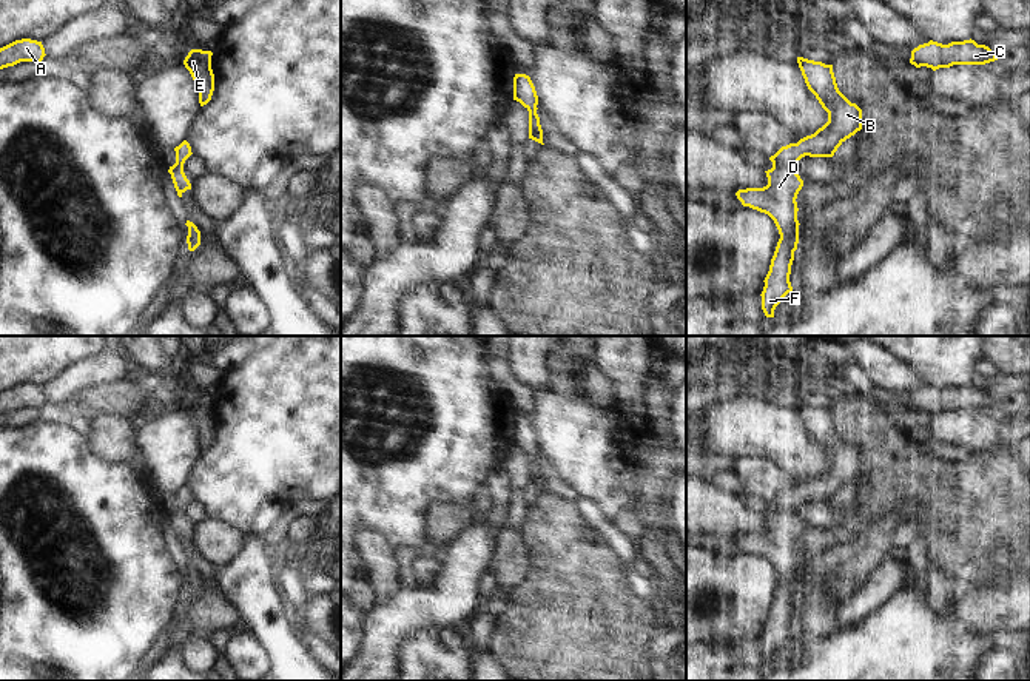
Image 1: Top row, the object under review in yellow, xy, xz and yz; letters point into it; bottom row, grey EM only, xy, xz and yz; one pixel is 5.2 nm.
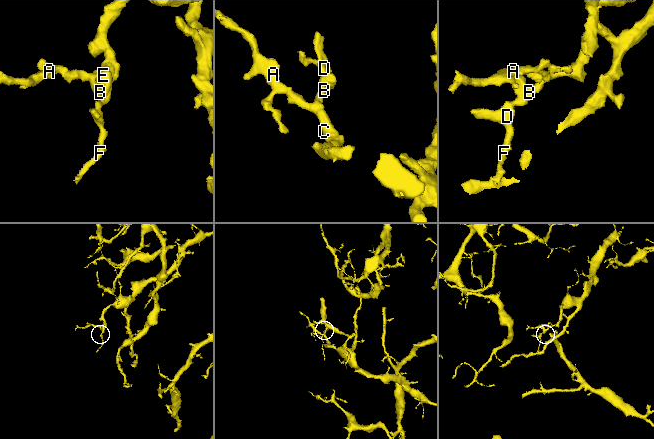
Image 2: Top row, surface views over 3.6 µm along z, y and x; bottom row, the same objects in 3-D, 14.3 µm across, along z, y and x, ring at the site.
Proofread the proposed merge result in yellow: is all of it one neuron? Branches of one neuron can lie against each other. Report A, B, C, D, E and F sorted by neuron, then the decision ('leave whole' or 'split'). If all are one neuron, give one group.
A B C D E F | leave whole

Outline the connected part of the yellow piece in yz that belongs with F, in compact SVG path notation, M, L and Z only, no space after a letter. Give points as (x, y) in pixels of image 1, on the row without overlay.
M797 402L808 434L828 458L828 467L797 488L782 491L769 502L772 513L765 516L768 530L735 538L743 552L768 559L780 579L762 636L762 655L774 663L776 652L793 636L789 619L799 589L797 539L803 525L796 510L805 502L833 502L837 493L862 475L862 455L837 433L833 410Z

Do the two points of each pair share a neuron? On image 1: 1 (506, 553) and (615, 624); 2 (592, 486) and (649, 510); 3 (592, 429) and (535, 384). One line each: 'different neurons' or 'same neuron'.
1: different neurons
2: different neurons
3: different neurons

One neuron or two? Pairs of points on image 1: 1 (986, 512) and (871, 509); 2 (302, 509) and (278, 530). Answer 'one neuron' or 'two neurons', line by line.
1: one neuron
2: one neuron

